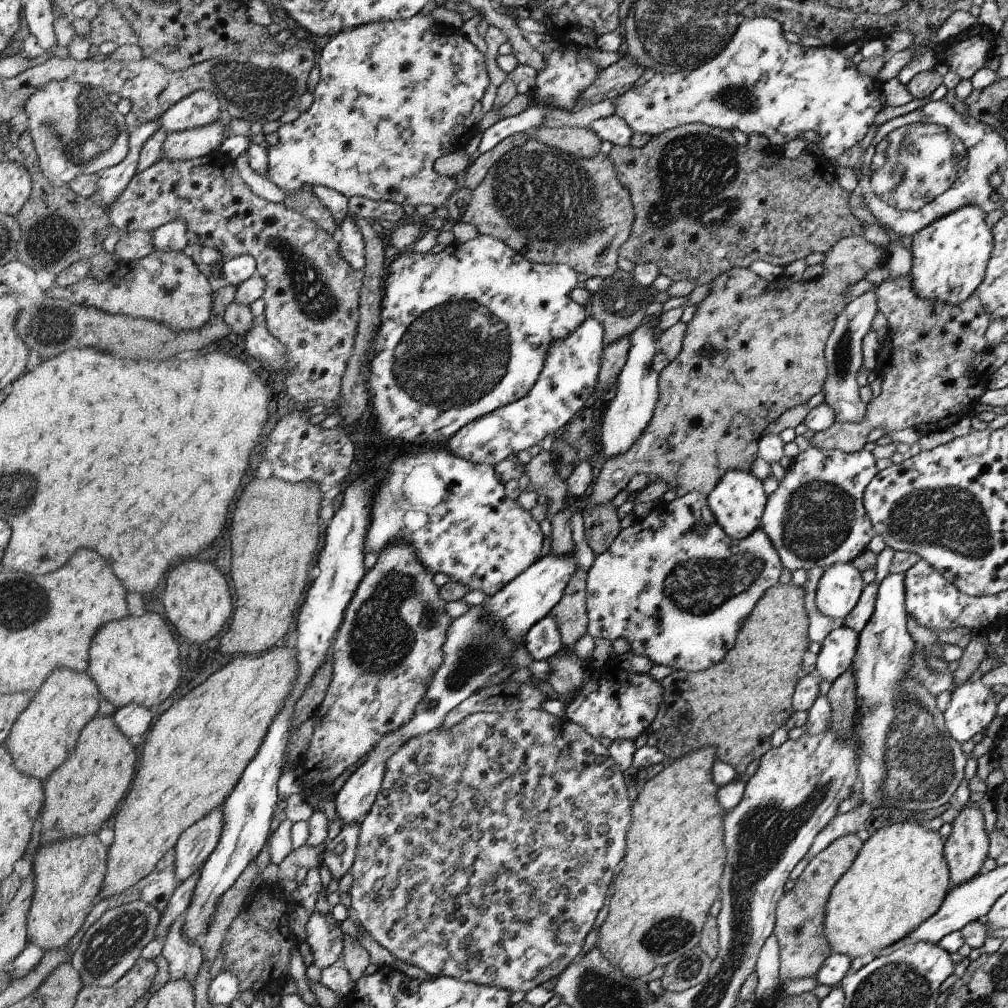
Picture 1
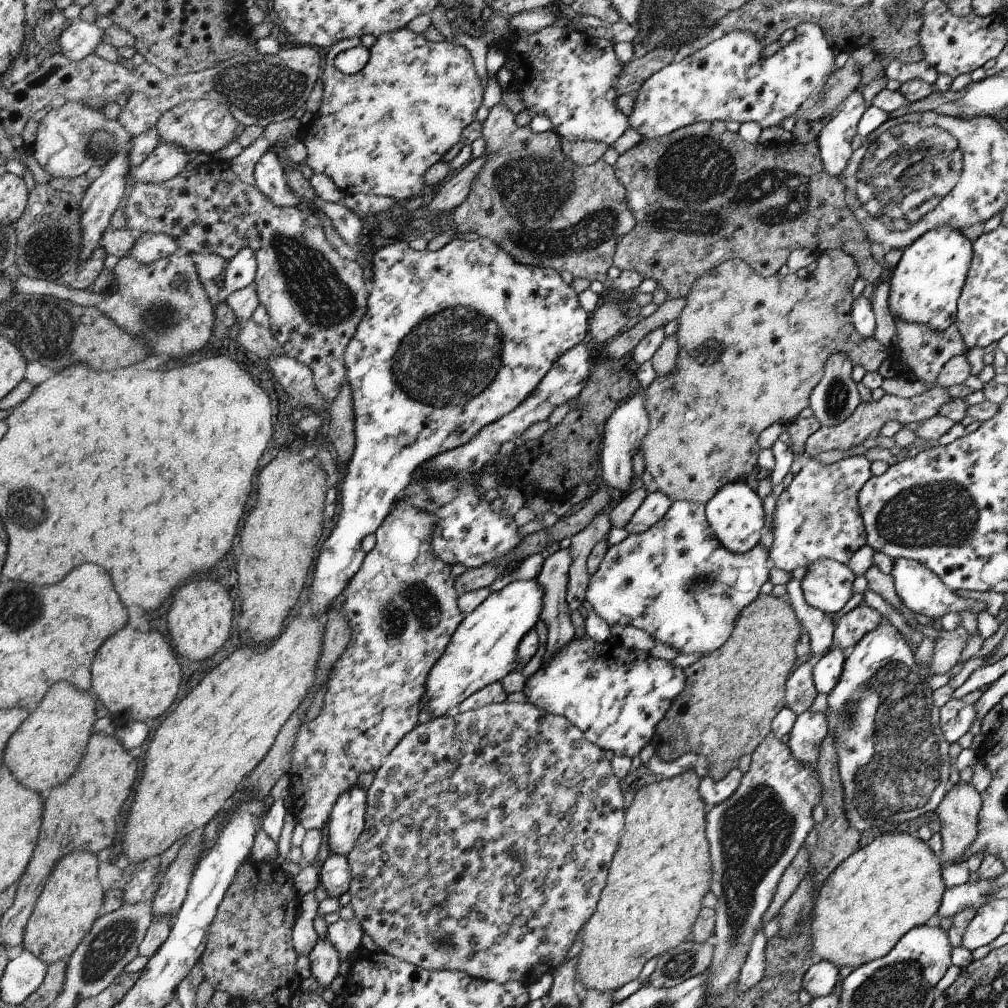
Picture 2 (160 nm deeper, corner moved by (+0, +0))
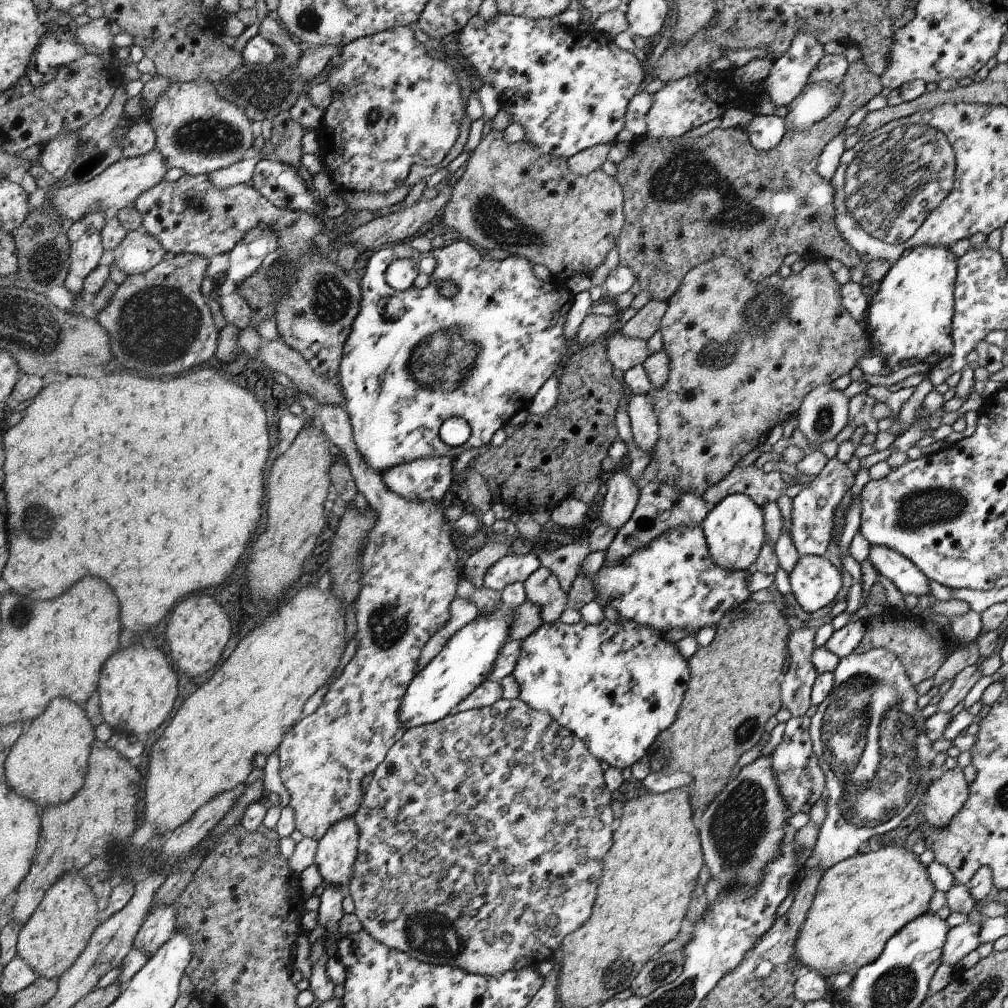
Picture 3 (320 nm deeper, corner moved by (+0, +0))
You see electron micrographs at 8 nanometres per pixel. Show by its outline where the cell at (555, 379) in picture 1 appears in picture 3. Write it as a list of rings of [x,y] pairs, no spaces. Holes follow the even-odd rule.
[[[420,457],[386,469],[381,477],[394,494],[440,505],[452,484],[453,460],[450,457]]]

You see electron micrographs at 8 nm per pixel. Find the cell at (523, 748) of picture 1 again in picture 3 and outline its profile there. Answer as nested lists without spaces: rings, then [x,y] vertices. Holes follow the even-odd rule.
[[[502,698],[481,709],[449,714],[440,721],[408,729],[401,740],[393,744],[385,760],[373,772],[361,808],[354,816],[360,830],[360,844],[352,881],[346,890],[355,902],[355,914],[363,928],[378,942],[428,964],[450,964],[481,975],[500,977],[513,970],[537,968],[541,962],[548,960],[549,955],[560,950],[570,933],[589,920],[604,874],[606,852],[612,846],[612,796],[600,760],[570,729],[560,726],[562,730],[558,734],[558,726],[560,724],[546,711],[534,710],[519,698]]]

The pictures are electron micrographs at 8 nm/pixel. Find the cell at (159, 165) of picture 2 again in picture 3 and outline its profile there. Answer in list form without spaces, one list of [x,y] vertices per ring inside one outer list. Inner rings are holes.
[[[156,148],[139,157],[120,159],[92,180],[58,190],[56,208],[64,218],[68,218],[68,223],[77,223],[88,213],[96,213],[97,211],[103,211],[108,216],[114,217],[120,209],[134,203],[145,190],[150,190],[162,181],[168,169],[170,169],[168,168],[168,160]]]

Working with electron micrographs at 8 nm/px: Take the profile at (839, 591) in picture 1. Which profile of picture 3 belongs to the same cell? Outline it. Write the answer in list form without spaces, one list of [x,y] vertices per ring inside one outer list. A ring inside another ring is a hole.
[[[799,555],[788,576],[796,602],[808,614],[820,613],[842,588],[840,572],[822,555]]]

